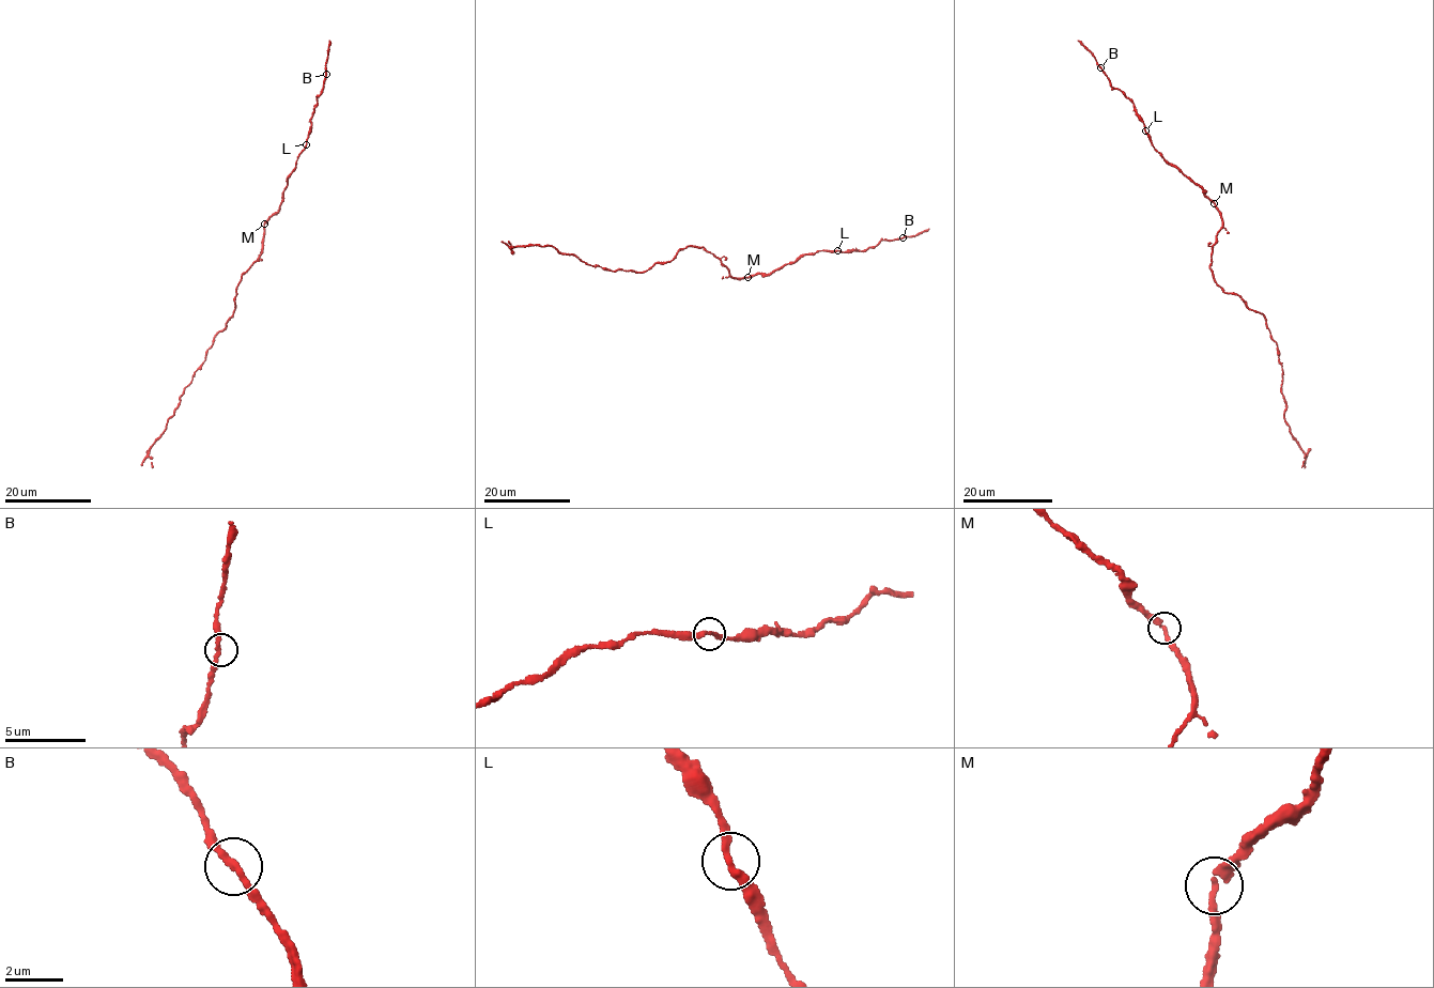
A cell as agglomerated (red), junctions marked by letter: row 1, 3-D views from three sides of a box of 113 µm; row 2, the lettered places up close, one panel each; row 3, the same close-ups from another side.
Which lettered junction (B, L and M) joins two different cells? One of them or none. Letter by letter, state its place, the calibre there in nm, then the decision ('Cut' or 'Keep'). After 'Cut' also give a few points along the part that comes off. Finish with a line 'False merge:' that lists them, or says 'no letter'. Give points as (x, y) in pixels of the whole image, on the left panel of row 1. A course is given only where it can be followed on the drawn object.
B: Place: (326, 74). Thickness 280 nm. Keep
L: Place: (306, 144). Thickness 280 nm. Keep
M: Place: (264, 224). Thickness 240 nm. Keep
False merge: no letter

